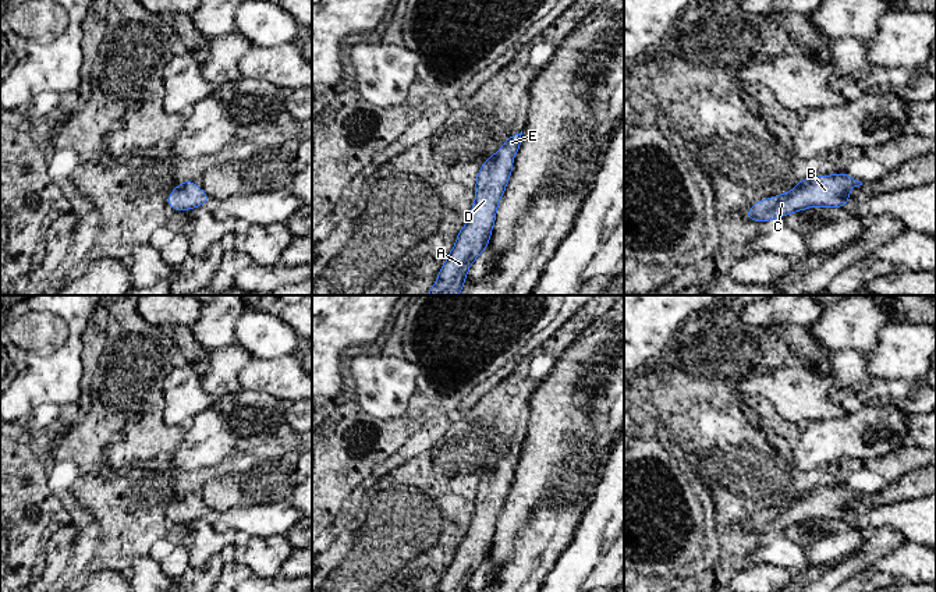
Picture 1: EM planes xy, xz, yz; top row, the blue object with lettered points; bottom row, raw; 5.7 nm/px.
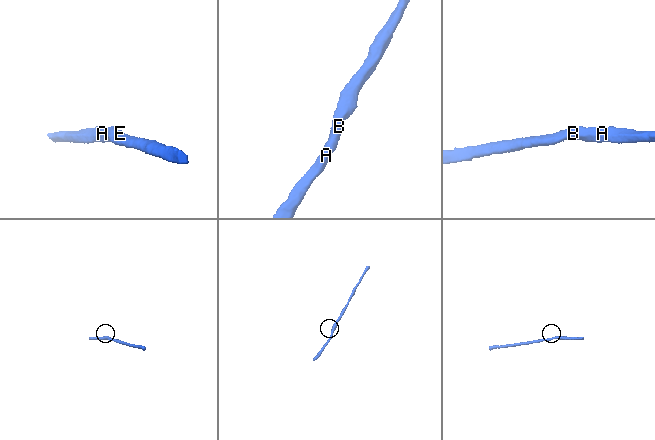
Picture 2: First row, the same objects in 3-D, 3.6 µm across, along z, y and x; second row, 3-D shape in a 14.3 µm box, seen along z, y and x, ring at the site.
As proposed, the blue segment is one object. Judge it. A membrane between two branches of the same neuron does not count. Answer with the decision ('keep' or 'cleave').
keep

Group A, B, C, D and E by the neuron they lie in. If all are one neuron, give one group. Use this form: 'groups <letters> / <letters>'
groups A B C D E

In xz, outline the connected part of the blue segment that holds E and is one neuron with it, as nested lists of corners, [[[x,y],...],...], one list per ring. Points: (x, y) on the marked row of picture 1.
[[[522,131],[510,135],[479,169],[469,219],[457,234],[455,244],[428,295],[458,295],[465,284],[468,269],[488,248],[496,210],[514,167],[513,159],[521,145],[521,135]]]

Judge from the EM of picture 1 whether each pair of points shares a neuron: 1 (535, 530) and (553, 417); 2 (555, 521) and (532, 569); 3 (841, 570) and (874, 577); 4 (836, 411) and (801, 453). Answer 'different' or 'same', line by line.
1: different
2: same
3: different
4: different

